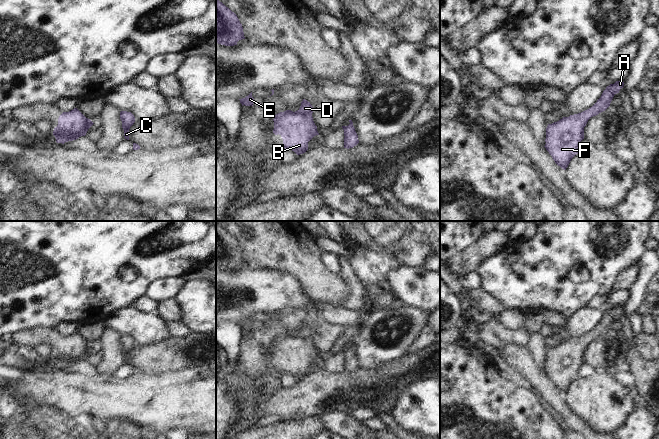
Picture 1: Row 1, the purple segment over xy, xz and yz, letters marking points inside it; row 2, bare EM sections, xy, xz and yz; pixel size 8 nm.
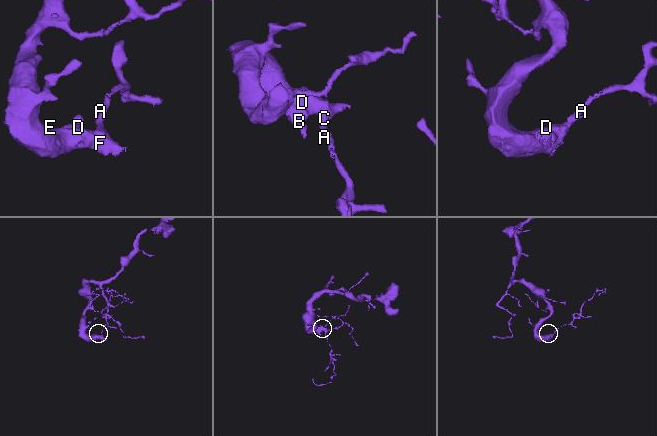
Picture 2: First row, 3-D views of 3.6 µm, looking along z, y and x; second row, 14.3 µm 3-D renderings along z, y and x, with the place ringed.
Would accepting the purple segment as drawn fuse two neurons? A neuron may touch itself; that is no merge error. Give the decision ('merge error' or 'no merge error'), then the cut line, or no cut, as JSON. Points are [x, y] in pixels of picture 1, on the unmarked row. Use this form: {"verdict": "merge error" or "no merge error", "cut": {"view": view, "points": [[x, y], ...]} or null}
{"verdict": "no merge error", "cut": null}

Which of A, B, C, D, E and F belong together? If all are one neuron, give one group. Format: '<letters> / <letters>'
A B C D E F

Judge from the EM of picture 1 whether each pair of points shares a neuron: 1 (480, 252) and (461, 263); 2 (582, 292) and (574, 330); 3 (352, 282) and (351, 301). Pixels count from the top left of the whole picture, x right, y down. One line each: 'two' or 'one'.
1: one
2: two
3: one

